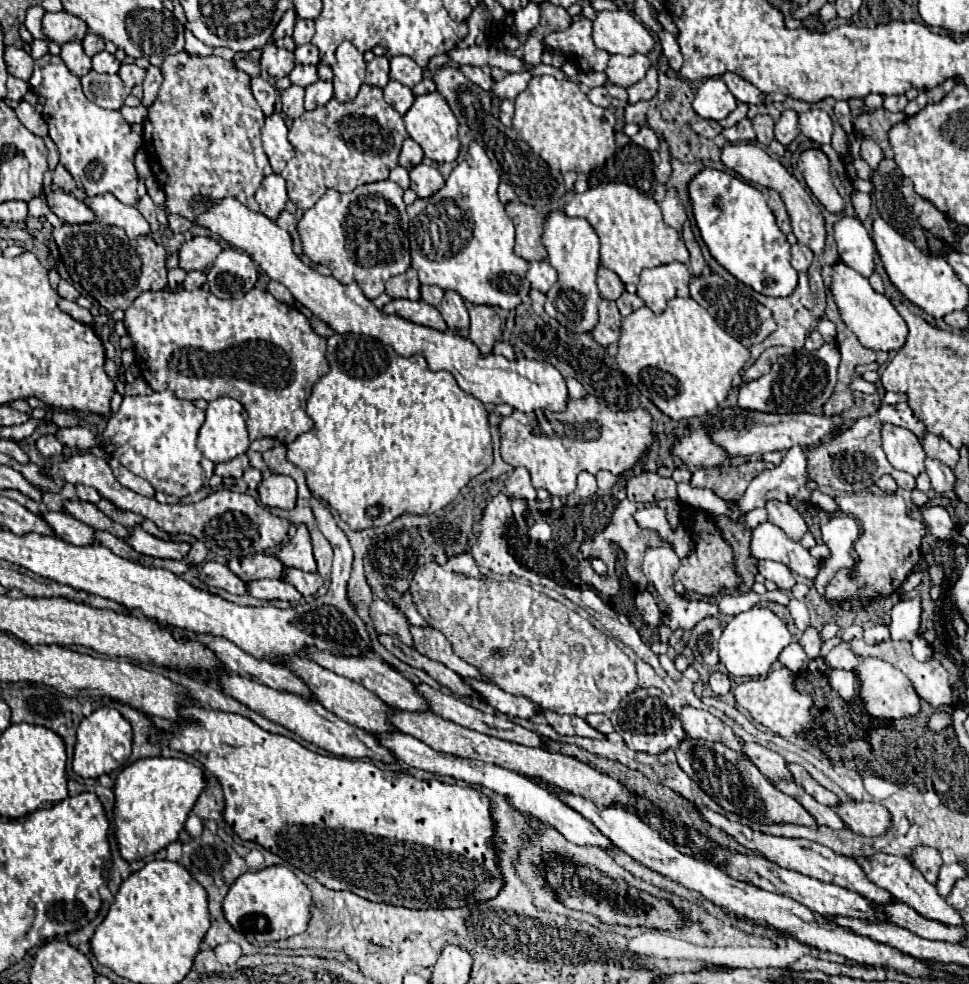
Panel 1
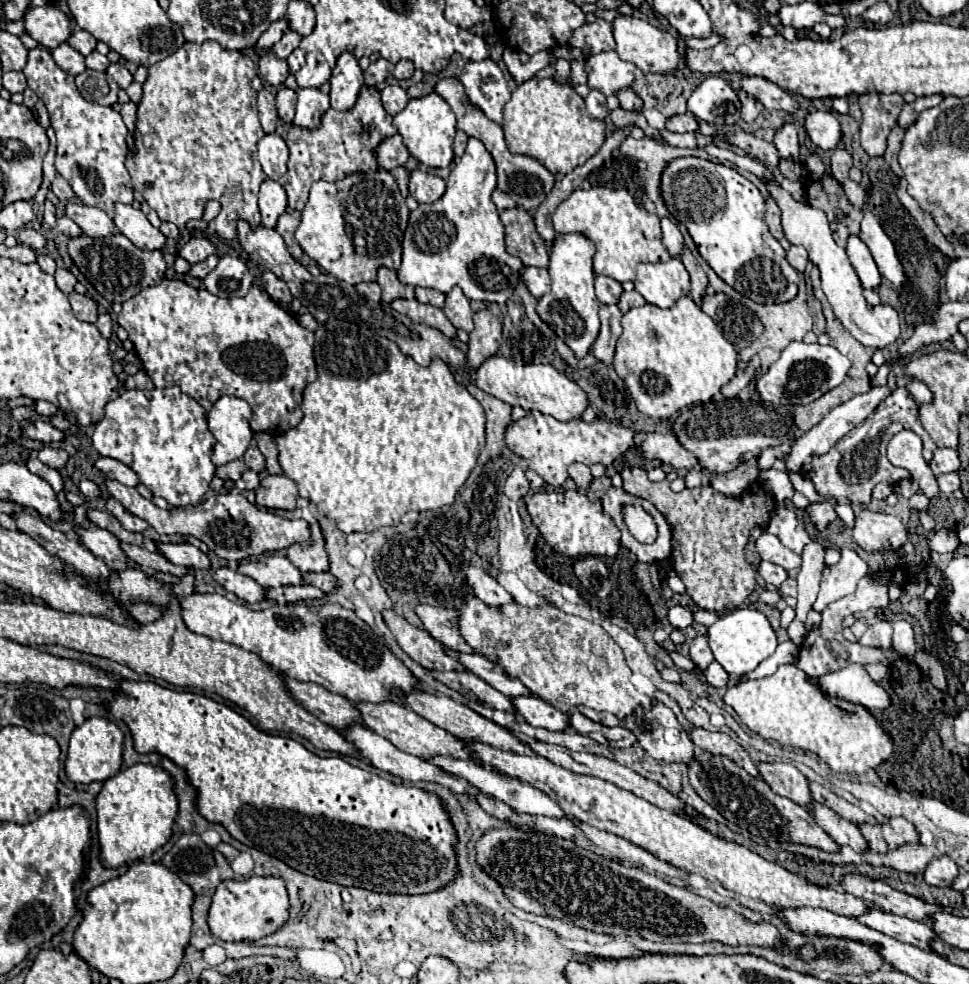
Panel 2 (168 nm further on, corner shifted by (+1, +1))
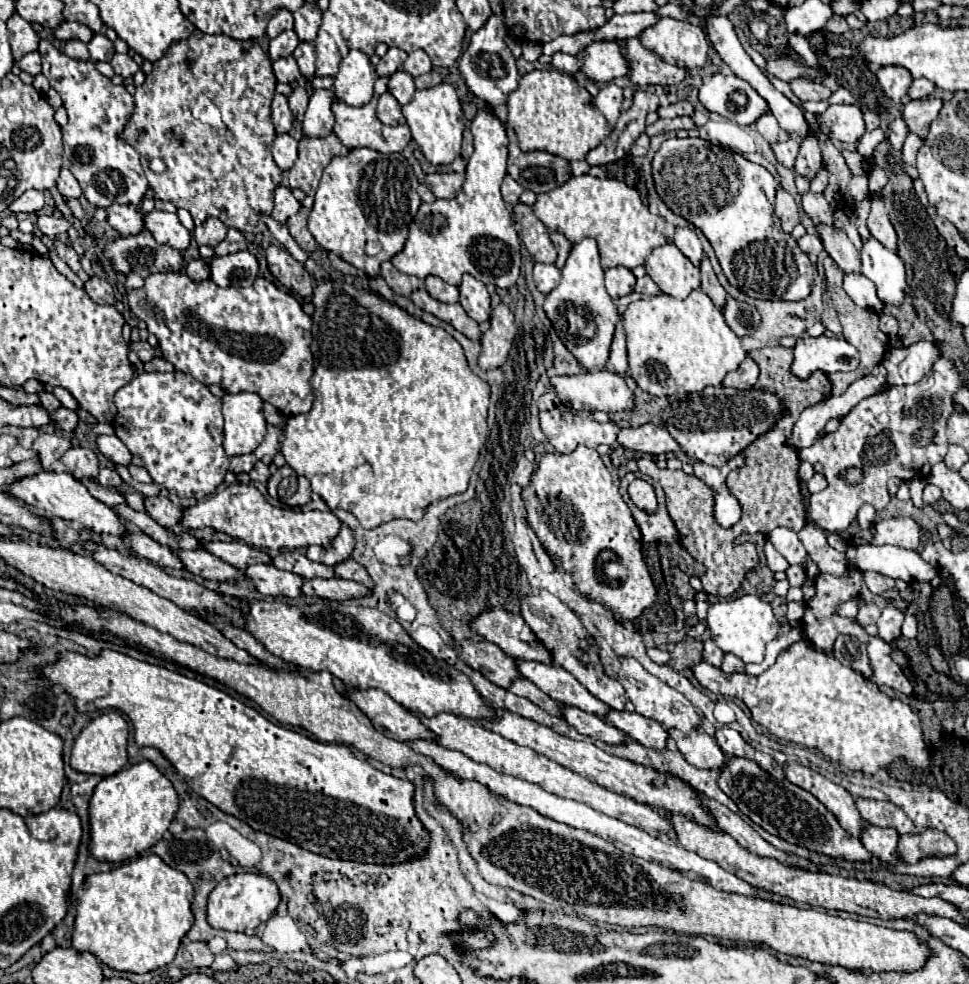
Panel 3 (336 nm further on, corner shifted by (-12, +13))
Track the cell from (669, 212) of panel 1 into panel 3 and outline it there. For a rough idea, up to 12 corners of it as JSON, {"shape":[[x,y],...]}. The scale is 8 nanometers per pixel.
{"shape":[[677,227],[673,243],[695,267],[703,247],[695,231]]}

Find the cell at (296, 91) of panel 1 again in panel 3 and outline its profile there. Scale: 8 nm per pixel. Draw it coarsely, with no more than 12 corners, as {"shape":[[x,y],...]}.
{"shape":[[297,83],[289,97],[289,107],[297,121],[303,121],[309,95]]}

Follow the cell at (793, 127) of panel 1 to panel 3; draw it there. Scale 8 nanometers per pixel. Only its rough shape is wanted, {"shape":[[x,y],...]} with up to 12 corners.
{"shape":[[805,137],[795,173],[813,181],[823,169],[815,137]]}

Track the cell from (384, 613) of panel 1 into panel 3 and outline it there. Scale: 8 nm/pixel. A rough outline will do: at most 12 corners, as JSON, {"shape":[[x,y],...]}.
{"shape":[[463,641],[461,659],[503,689],[521,677],[495,643]]}

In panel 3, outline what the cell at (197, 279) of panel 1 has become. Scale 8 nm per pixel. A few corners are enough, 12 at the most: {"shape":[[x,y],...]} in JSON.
{"shape":[[229,229],[215,247],[215,255],[231,255],[247,249],[241,231]]}

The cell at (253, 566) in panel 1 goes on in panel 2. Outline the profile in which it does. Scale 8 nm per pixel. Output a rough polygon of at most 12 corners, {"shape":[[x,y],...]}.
{"shape":[[284,555],[238,565],[264,589],[302,585],[302,573]]}

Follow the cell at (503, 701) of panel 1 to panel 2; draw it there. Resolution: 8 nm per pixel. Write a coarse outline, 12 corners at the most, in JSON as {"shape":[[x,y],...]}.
{"shape":[[514,697],[532,727],[564,731],[568,715],[540,697]]}

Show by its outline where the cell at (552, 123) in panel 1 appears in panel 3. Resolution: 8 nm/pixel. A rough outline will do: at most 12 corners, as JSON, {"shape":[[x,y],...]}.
{"shape":[[557,69],[507,97],[521,151],[585,159],[609,133],[593,97]]}

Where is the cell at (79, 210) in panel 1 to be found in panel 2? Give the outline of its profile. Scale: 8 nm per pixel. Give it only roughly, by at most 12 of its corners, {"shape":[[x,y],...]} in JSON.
{"shape":[[68,203],[70,217],[86,235],[108,237],[112,219],[98,207]]}

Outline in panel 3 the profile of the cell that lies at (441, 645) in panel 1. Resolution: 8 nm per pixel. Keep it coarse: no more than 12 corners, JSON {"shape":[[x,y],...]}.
{"shape":[[517,661],[551,699],[601,719],[611,707],[561,665]]}

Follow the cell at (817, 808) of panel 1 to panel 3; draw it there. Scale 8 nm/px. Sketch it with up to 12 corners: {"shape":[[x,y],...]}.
{"shape":[[867,825],[861,843],[885,865],[901,859],[899,833]]}

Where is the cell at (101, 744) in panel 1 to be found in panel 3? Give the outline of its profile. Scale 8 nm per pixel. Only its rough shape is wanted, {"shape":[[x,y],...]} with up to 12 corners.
{"shape":[[99,715],[75,739],[71,767],[115,775],[127,767],[129,725]]}

